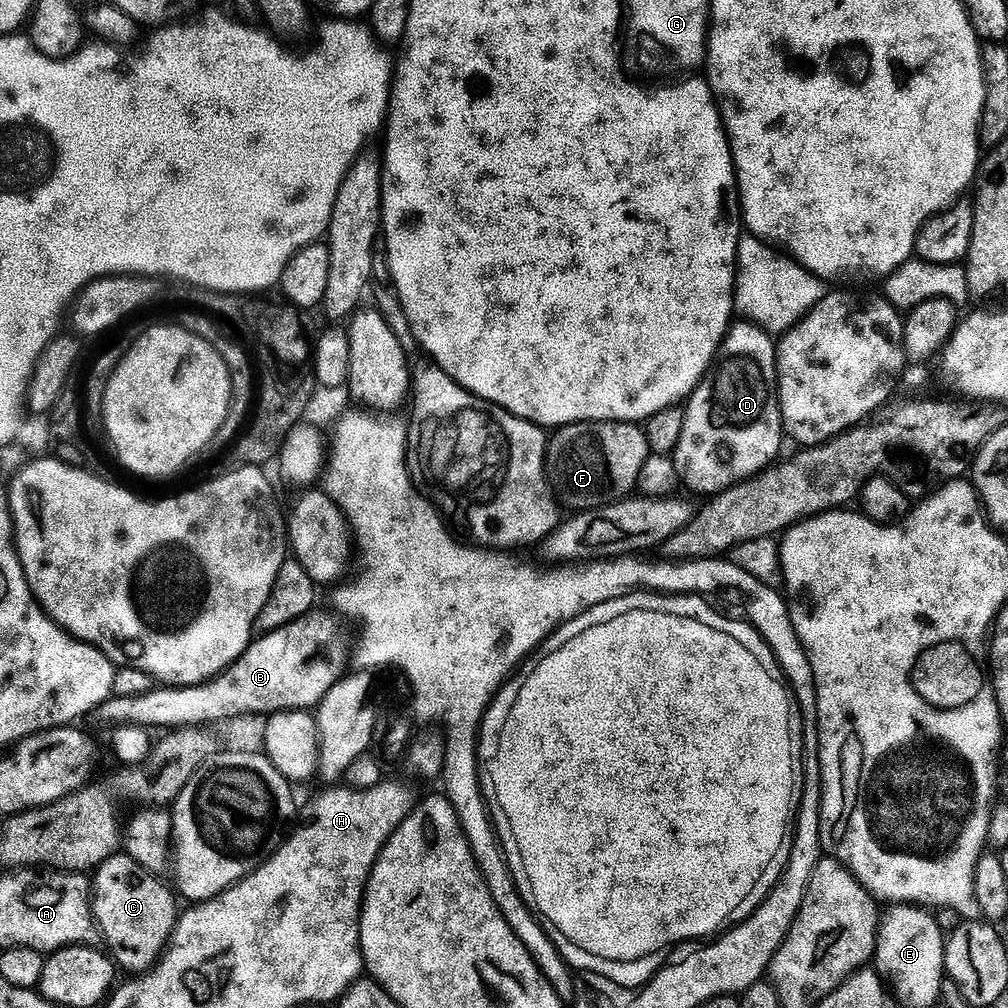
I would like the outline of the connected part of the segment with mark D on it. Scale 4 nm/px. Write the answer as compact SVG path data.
M733 323L718 349L711 376L701 380L688 397L685 412L680 406L667 408L642 424L649 453L653 456L674 453L681 485L692 492L701 492L704 498L763 473L779 454L780 436L785 435L776 387L776 344L769 333L755 324Z

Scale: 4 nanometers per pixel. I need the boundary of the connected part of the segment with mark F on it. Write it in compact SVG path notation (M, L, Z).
M598 422L566 424L551 433L546 444L546 480L550 488L552 484L551 491L555 499L563 507L565 504L572 514L596 512L611 504L619 504L626 494L622 486L617 484L616 476L613 476L612 464L607 455L607 443L603 441L601 423Z

